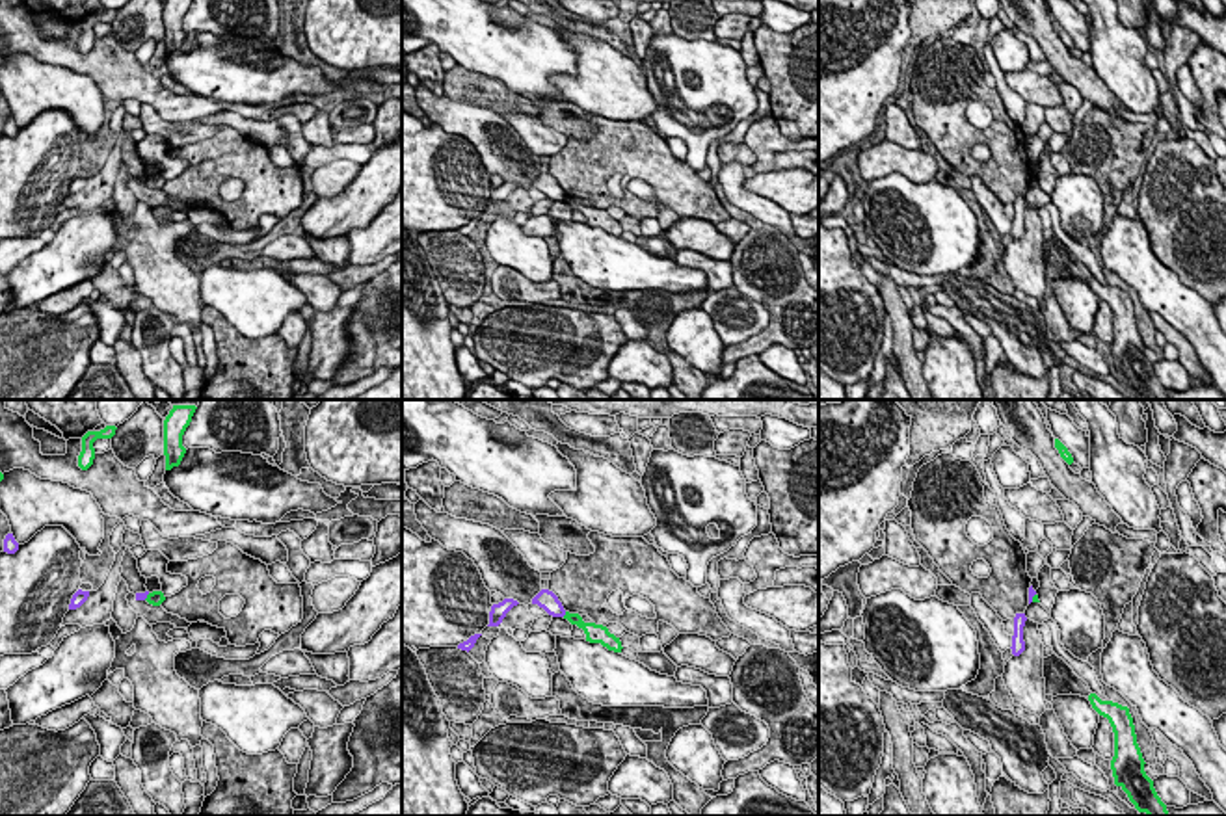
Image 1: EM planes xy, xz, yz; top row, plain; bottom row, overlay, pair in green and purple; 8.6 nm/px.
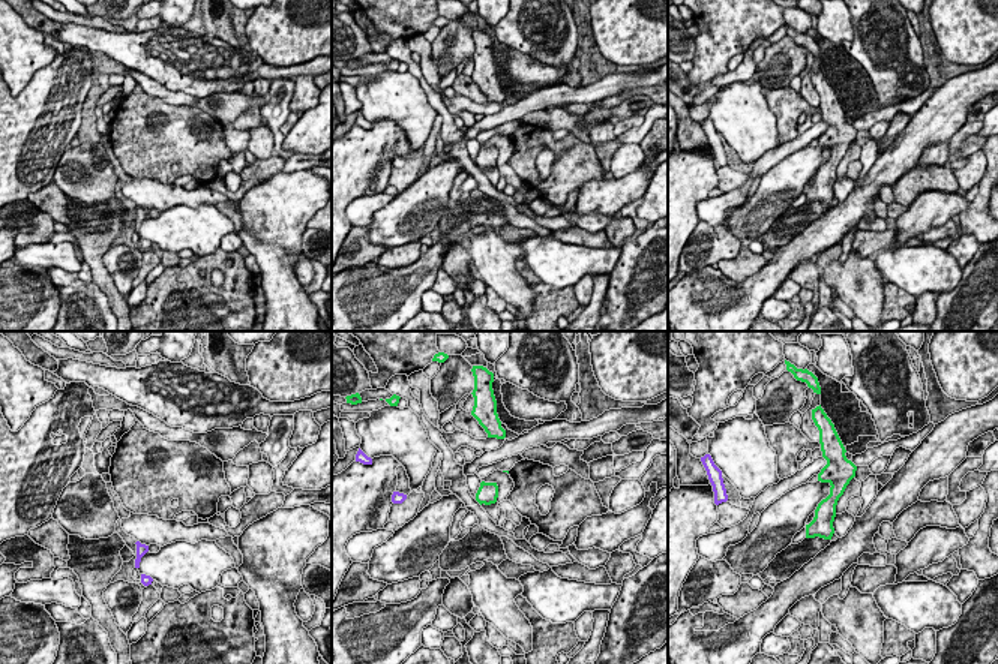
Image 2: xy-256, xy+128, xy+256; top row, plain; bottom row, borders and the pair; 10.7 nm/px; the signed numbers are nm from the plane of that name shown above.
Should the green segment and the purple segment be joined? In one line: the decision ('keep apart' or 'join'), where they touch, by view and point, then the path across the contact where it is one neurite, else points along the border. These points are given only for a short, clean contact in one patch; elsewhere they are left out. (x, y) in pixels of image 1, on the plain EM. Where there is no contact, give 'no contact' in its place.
keep apart; meets green in xz at (566, 197); border along xz (566, 196), (562, 199)

